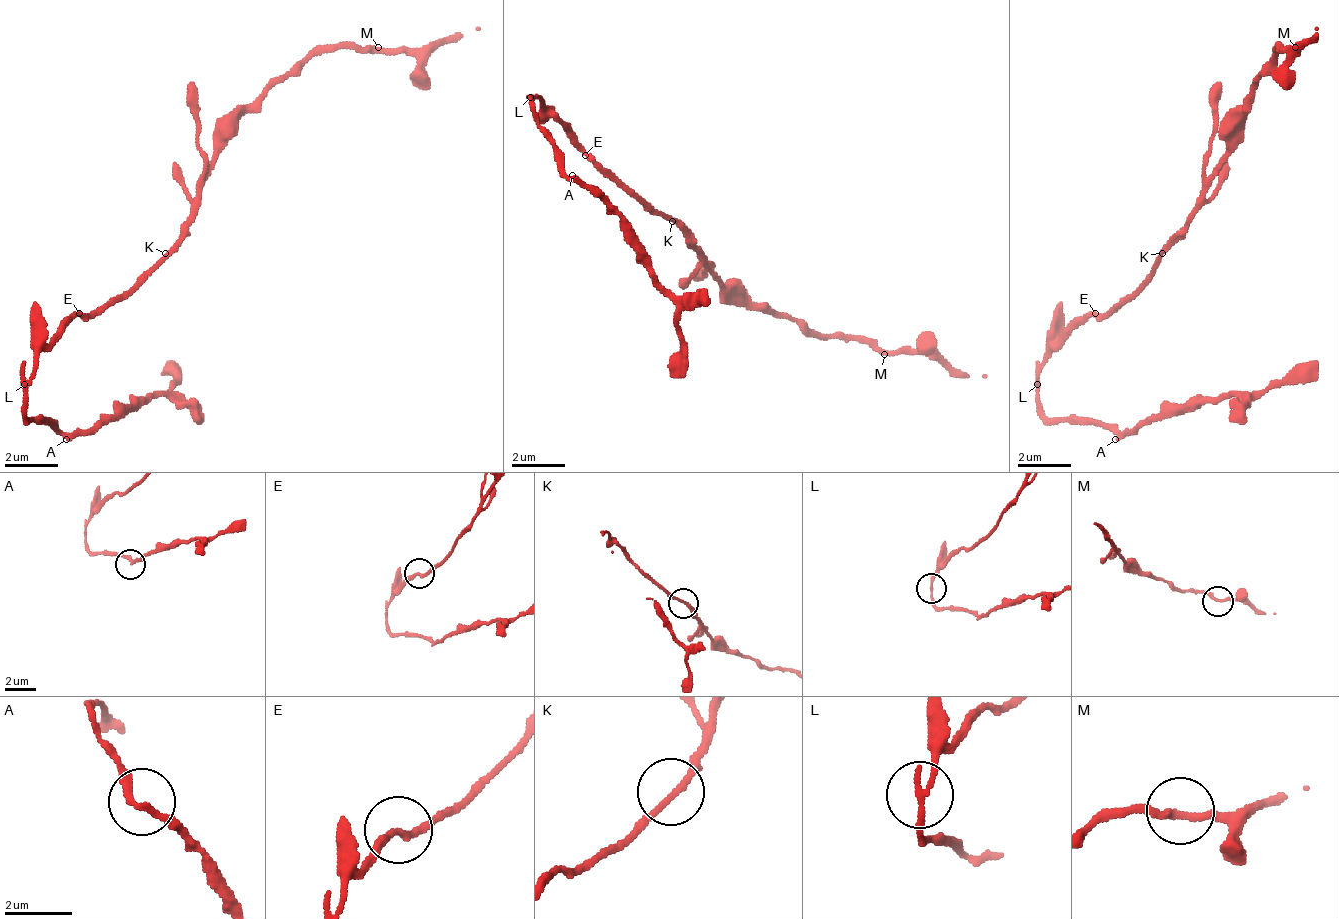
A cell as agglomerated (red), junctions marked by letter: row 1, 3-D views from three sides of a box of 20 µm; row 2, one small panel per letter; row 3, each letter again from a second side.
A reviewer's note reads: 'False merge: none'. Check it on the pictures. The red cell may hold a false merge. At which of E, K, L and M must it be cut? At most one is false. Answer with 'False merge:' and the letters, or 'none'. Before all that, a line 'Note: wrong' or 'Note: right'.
Note: wrong
False merge: L

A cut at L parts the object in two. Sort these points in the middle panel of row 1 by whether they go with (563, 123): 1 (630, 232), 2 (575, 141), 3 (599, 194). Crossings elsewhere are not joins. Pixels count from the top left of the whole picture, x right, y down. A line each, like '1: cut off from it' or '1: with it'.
1: cut off from it
2: with it
3: cut off from it

